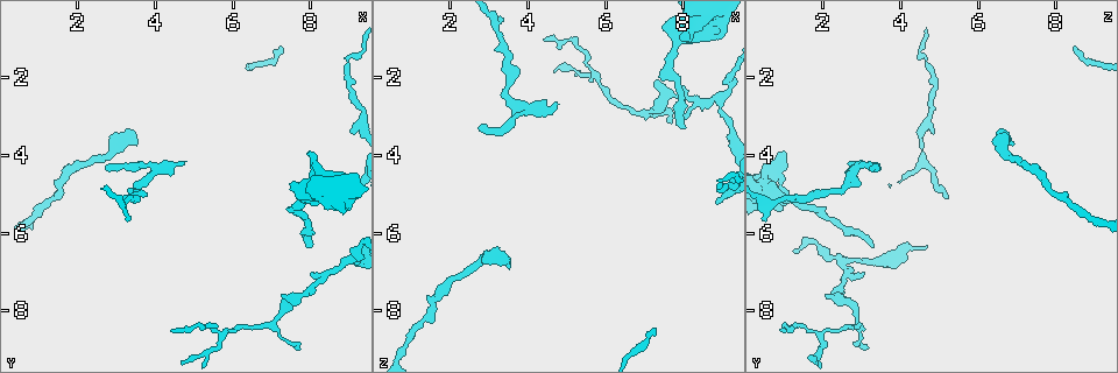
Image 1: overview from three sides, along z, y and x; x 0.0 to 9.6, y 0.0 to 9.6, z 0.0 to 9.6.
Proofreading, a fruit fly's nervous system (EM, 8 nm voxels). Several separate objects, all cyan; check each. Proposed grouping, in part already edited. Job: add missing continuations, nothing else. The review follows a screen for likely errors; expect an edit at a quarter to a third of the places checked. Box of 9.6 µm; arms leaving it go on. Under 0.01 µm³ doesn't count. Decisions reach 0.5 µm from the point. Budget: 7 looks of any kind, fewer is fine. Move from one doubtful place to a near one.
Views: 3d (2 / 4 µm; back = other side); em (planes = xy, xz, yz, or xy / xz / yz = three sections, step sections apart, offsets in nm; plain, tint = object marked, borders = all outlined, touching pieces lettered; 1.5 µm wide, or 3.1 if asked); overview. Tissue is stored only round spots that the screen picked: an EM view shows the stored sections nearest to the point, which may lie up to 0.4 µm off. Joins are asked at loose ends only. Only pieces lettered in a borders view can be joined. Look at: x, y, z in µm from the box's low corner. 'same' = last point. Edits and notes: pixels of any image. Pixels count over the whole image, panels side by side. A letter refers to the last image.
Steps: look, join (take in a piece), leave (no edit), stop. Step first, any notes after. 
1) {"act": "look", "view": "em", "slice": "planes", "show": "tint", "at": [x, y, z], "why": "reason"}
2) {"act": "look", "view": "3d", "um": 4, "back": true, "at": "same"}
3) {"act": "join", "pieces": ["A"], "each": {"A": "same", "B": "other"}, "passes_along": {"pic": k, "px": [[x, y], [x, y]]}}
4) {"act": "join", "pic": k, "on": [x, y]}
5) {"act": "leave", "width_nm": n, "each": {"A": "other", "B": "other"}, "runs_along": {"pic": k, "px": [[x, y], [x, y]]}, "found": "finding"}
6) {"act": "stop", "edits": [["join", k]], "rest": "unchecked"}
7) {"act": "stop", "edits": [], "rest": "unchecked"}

{"act": "look", "view": "em", "slice": "planes", "show": "tint", "at": [4.70, 4.30, 2.65], "why": "free end"}

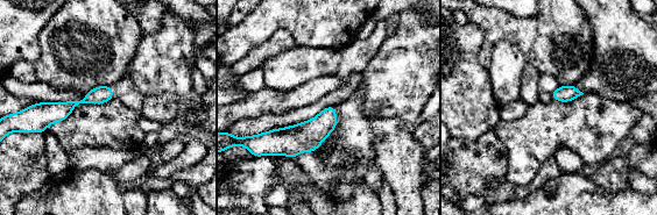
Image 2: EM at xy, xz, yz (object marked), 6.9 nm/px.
{"act": "look", "view": "em", "slice": "planes", "show": "borders", "at": "same"}

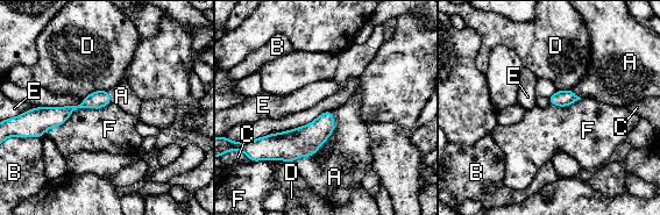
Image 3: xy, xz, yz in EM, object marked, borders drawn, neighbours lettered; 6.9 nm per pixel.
{"act": "join", "pic": 3, "on": [330, 178], "width_nm": 110, "each": {"A": "same", "B": "other", "C": "other", "D": "other", "E": "other", "F": "other"}, "passes_along": {"pic": 3, "px": [[305, 141], [302, 156], [330, 178]]}, "found": "it goes on there"}

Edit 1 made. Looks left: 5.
{"act": "look", "view": "em", "slice": "xy", "step": 4, "show": "borders", "at": [7.65, 8.95, 3.20], "why": "branch stops here"}

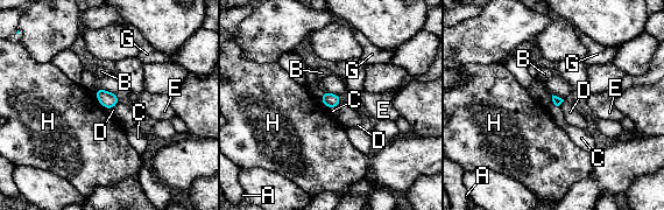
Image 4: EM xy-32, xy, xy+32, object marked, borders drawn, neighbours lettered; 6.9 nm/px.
{"act": "look", "view": "em", "slice": "planes", "show": "borders", "at": "same", "why": "another direction"}

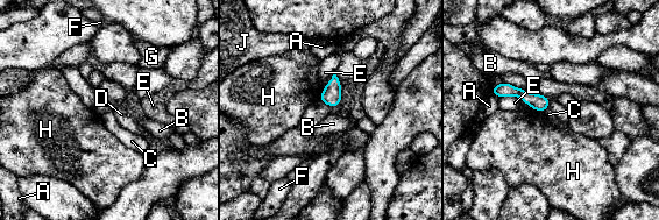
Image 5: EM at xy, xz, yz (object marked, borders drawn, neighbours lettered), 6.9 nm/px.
{"act": "leave", "each": {"A": "other", "B": "other", "C": "other", "D": "other", "E": "other", "F": "other", "G": "other", "H": "other", "J": "other"}, "runs_along": {"pic": 5, "px": [[494, 90], [521, 92], [546, 104]]}, "found": "none of them fits"}

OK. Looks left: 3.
{"act": "look", "view": "em", "slice": "planes", "show": "borders", "at": [4.50, 8.50, 1.00], "why": "tapers out"}

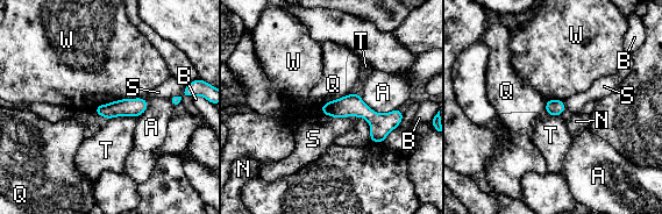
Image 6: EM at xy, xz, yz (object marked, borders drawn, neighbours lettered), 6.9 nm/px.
{"act": "leave", "each": {"A": "other", "B": "other", "N": "other", "Q": "other", "S": "other", "T": "other", "W": "other"}, "border": {"pic": 6, "px": [[142, 97], [116, 99], [93, 109]]}, "found": "none of them fits"}

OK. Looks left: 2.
{"act": "stop", "edits": [["join", 3]], "rest": "unchecked"}

